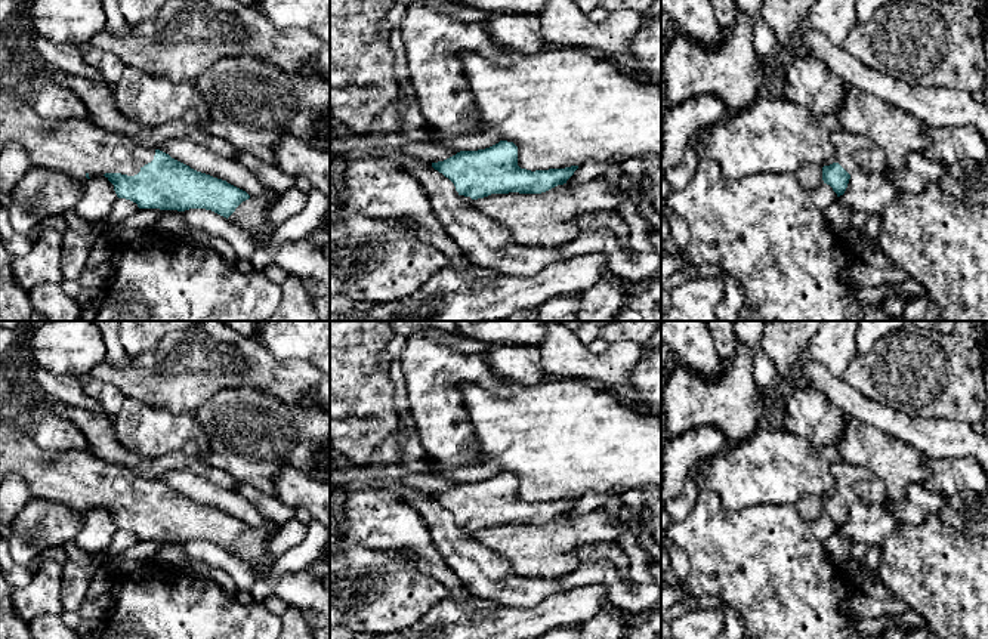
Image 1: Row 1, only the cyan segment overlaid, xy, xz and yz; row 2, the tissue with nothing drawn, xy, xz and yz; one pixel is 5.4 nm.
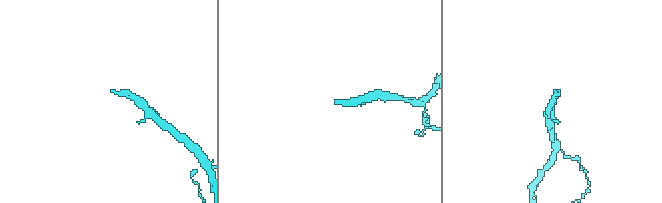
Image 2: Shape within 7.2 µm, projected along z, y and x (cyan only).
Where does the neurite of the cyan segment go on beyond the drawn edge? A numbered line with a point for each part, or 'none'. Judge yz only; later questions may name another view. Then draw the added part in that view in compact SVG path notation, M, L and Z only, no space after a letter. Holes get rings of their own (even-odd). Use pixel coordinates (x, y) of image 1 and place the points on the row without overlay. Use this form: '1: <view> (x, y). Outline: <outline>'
1: yz (855, 484). Outline: M845 460L831 466L836 479L836 493L849 506L864 503L882 506L887 497L883 484L865 467L852 466Z

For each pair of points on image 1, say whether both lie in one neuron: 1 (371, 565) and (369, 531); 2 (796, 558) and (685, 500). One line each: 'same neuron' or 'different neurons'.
1: different neurons
2: different neurons

